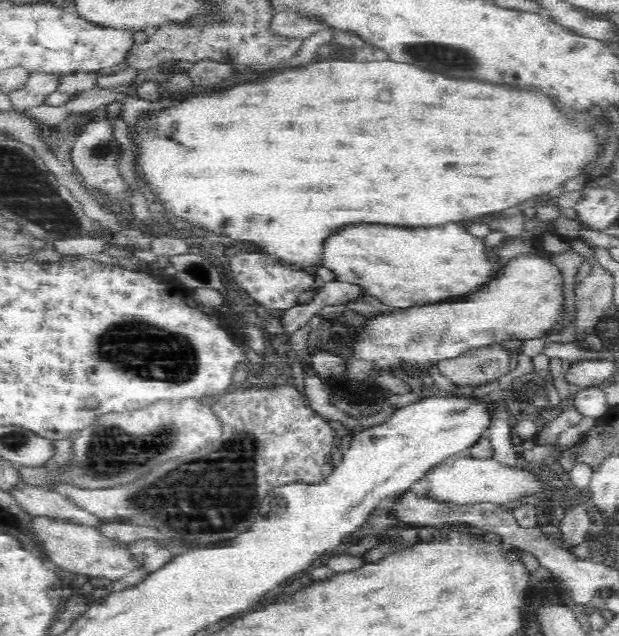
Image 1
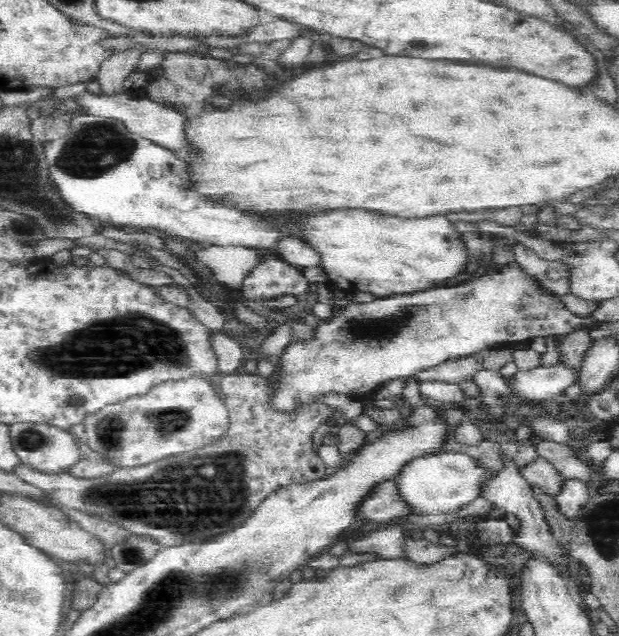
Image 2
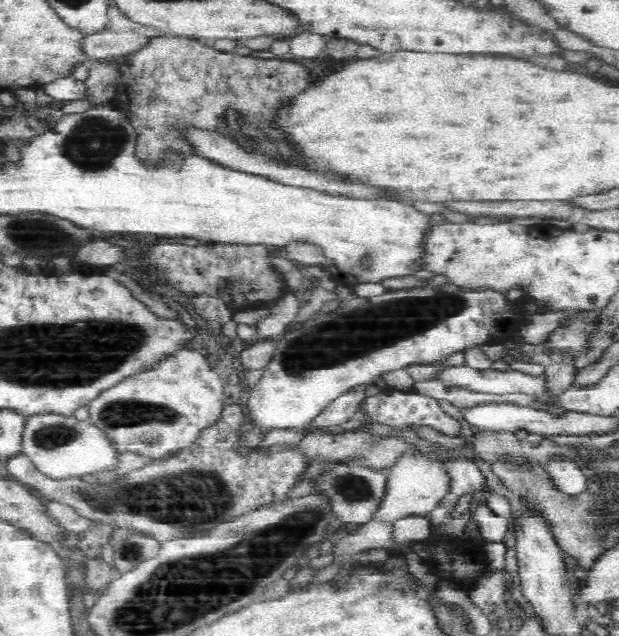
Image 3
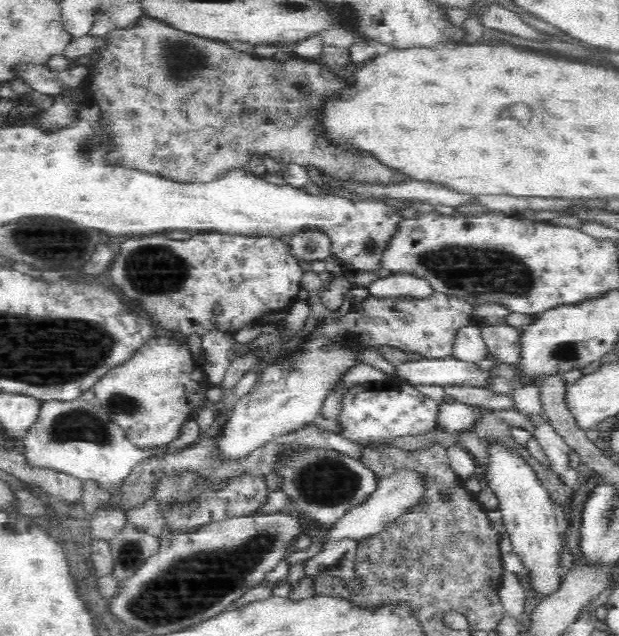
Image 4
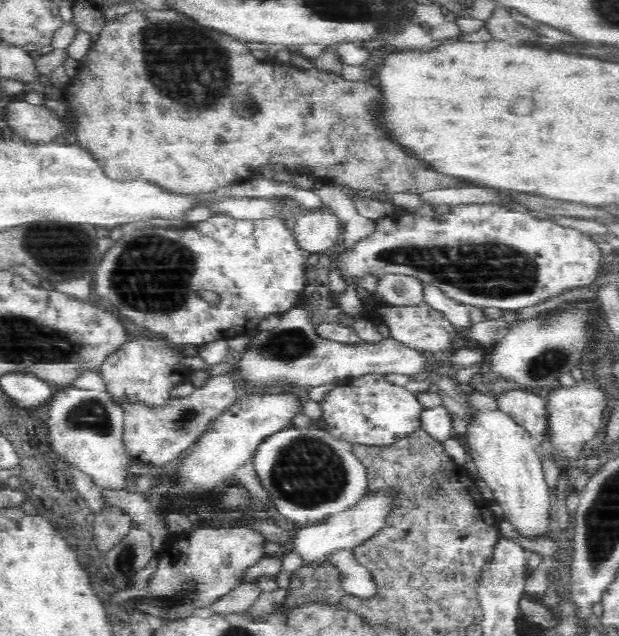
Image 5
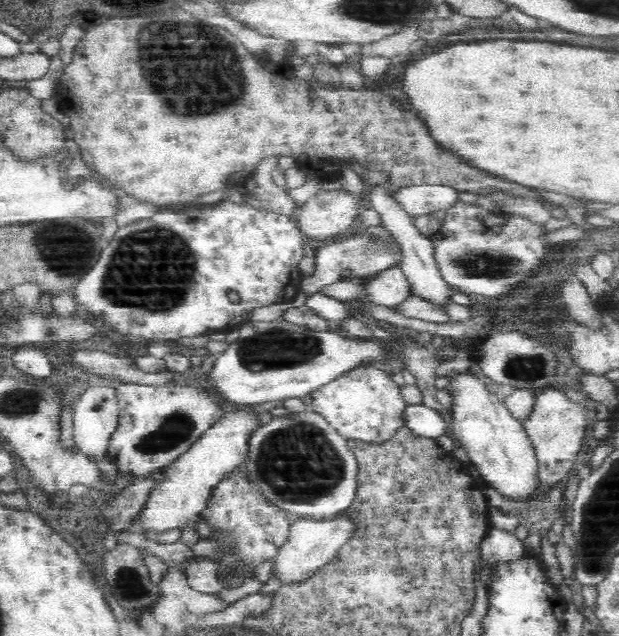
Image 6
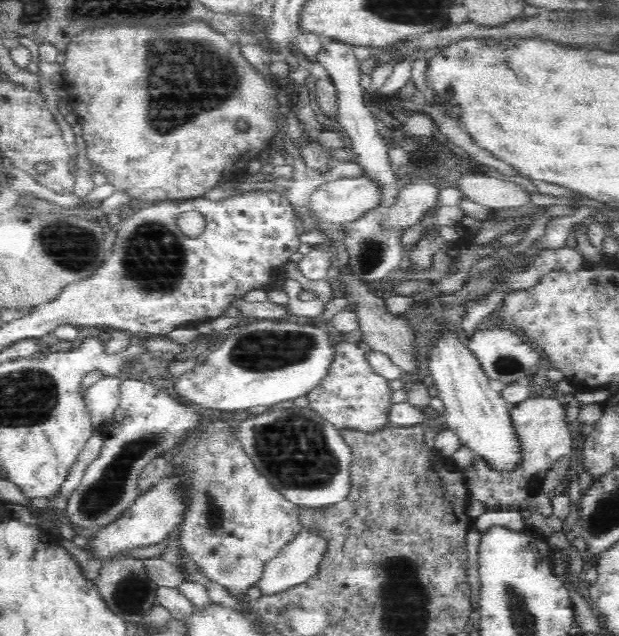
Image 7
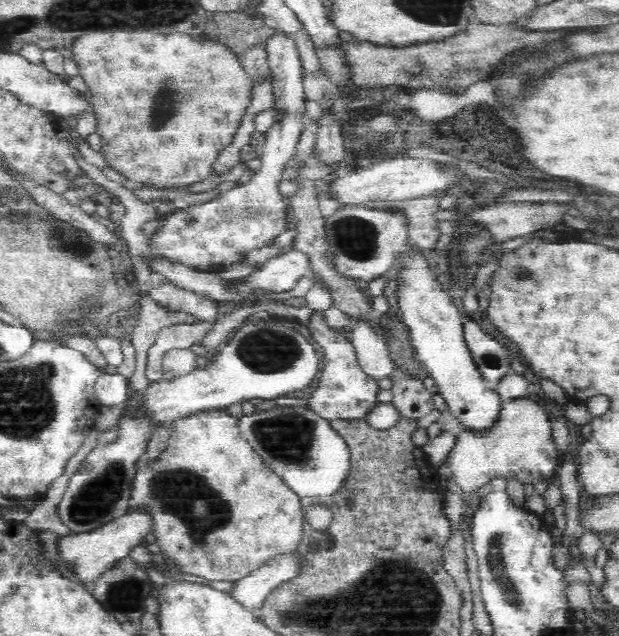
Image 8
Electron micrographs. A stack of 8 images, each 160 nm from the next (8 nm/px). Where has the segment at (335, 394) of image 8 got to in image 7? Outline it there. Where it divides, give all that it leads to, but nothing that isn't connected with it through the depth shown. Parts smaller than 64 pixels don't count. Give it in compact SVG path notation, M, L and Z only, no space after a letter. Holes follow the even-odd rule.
M344 341L336 343L337 359L334 361L328 376L307 395L309 406L320 416L323 416L328 422L331 422L337 429L354 430L366 434L376 434L379 430L386 428L390 422L390 409L396 403L392 402L393 389L388 386L389 380L386 380L381 374L378 374L367 359L367 348L357 346L354 343Z

